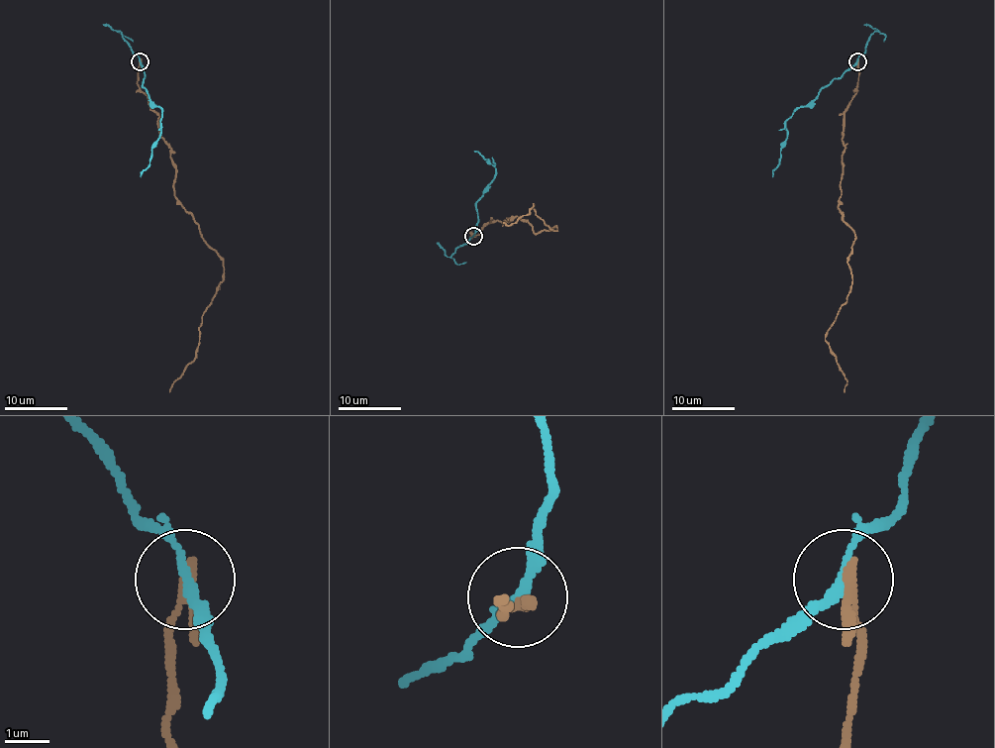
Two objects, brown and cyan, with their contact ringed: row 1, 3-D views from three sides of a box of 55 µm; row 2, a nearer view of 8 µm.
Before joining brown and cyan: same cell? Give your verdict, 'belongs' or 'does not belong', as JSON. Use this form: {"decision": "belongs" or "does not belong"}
{"decision": "does not belong"}

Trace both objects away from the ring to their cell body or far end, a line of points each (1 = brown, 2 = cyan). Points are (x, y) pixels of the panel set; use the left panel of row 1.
1: (140, 62), (138, 87), (157, 115), (175, 168), (176, 201), (224, 266), (194, 360), (169, 392)
2: (140, 62), (144, 73), (143, 87), (161, 109), (161, 136), (151, 150), (150, 163), (141, 176)

